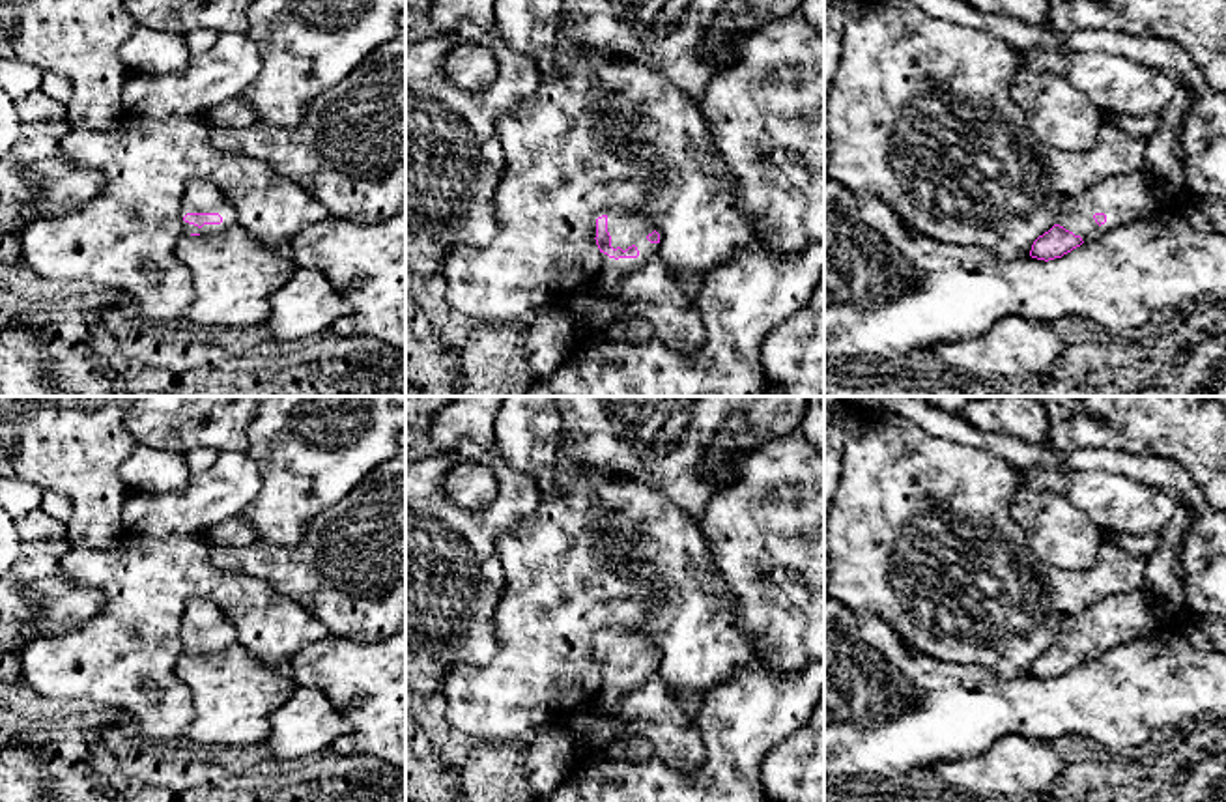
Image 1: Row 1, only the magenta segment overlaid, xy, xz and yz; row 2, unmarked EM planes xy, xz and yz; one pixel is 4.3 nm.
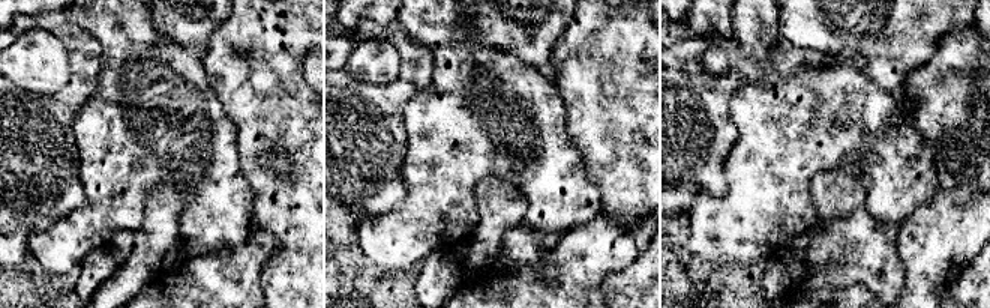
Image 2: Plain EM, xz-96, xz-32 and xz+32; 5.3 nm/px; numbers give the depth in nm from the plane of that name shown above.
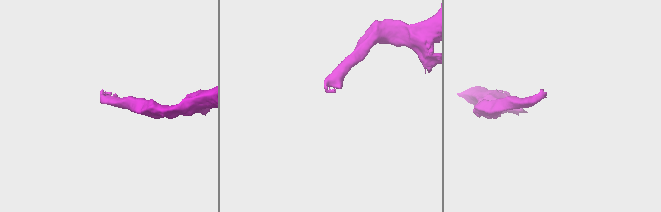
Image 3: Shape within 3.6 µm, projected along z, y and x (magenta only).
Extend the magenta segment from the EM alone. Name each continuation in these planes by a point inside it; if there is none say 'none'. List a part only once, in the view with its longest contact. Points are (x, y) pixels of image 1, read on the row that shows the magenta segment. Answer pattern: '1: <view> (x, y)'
1: xz (627, 229)

